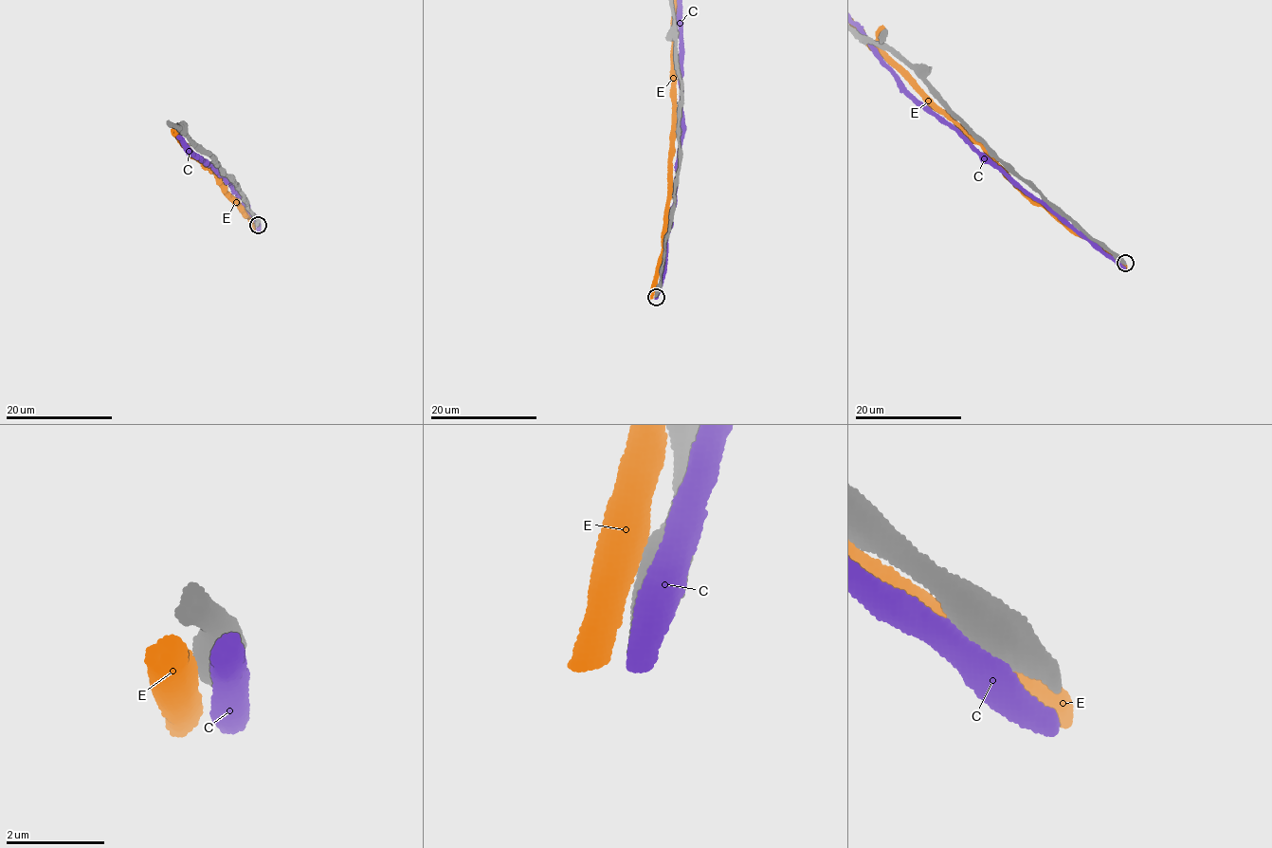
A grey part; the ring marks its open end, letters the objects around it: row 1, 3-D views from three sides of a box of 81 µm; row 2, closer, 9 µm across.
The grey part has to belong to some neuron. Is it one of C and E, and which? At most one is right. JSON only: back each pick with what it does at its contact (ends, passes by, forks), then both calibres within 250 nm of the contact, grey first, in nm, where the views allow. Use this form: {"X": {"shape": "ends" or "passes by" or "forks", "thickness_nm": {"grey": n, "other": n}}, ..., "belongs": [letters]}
{"belongs": []}

